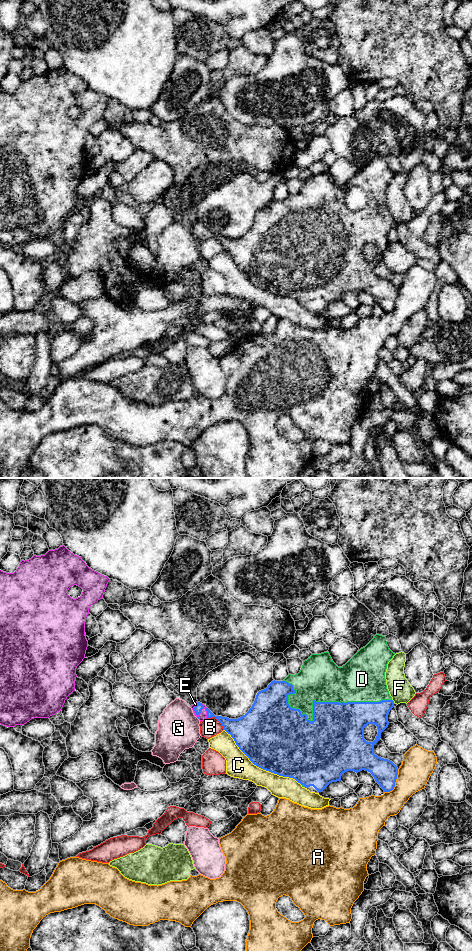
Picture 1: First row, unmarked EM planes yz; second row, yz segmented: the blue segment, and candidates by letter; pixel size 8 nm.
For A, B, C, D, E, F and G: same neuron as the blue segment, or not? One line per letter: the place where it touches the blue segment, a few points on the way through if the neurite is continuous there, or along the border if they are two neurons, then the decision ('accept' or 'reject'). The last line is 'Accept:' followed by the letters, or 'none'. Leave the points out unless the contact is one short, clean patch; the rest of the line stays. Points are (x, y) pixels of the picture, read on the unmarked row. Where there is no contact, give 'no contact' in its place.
A: contact yz (394, 303); reject
B: contact yz (217, 239); reject
C: contact yz (260, 287); reject
D: contact yz (314, 220); accept
E: contact yz (199, 233); way yz (199, 226), (199, 233), (202, 236); accept
F: contact yz (393, 221); reject
G: no contact; reject
Accept: D, E

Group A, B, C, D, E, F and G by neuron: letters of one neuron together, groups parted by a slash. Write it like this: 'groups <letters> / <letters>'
groups A / B / C / D E / F / G

